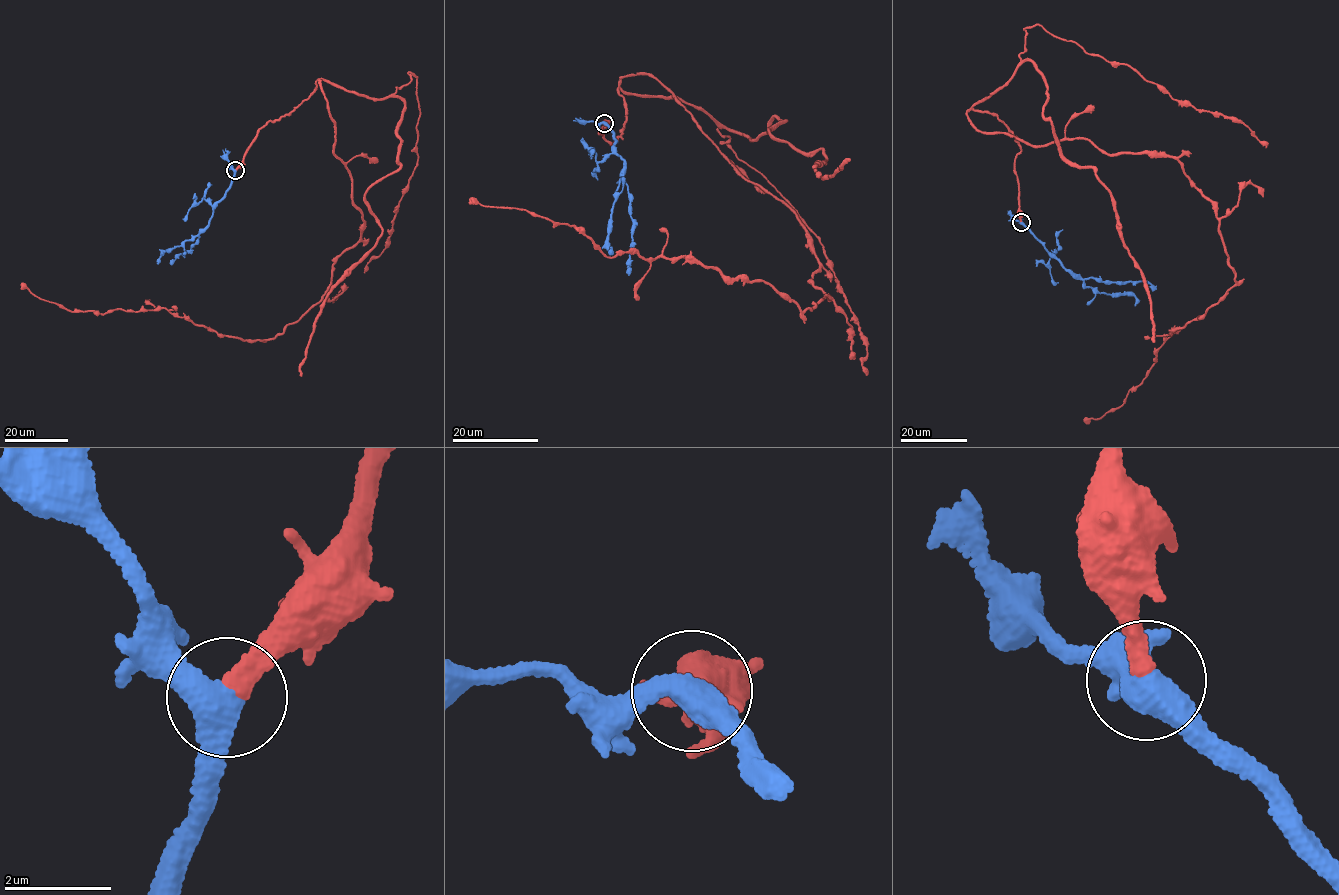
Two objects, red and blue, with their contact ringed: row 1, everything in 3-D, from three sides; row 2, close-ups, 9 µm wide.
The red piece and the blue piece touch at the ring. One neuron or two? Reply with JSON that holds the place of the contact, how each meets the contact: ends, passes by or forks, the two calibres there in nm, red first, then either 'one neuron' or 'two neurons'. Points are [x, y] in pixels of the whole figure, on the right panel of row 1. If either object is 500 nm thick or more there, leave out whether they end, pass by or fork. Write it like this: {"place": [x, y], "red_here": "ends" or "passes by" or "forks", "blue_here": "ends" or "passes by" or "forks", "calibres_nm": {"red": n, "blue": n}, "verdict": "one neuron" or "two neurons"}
{"place": [1021, 222], "calibres_nm": {"red": 360, "blue": 500}, "verdict": "one neuron"}

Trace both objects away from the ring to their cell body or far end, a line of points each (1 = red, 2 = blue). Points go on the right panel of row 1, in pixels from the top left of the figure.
1: (1021, 221), (1018, 144), (971, 108), (983, 132), (1181, 163), (1235, 274), (1164, 335), (1122, 404), (1084, 420)
2: (1021, 222), (1068, 271), (1082, 278), (1123, 284), (1140, 281), (1151, 284), (1156, 289)

